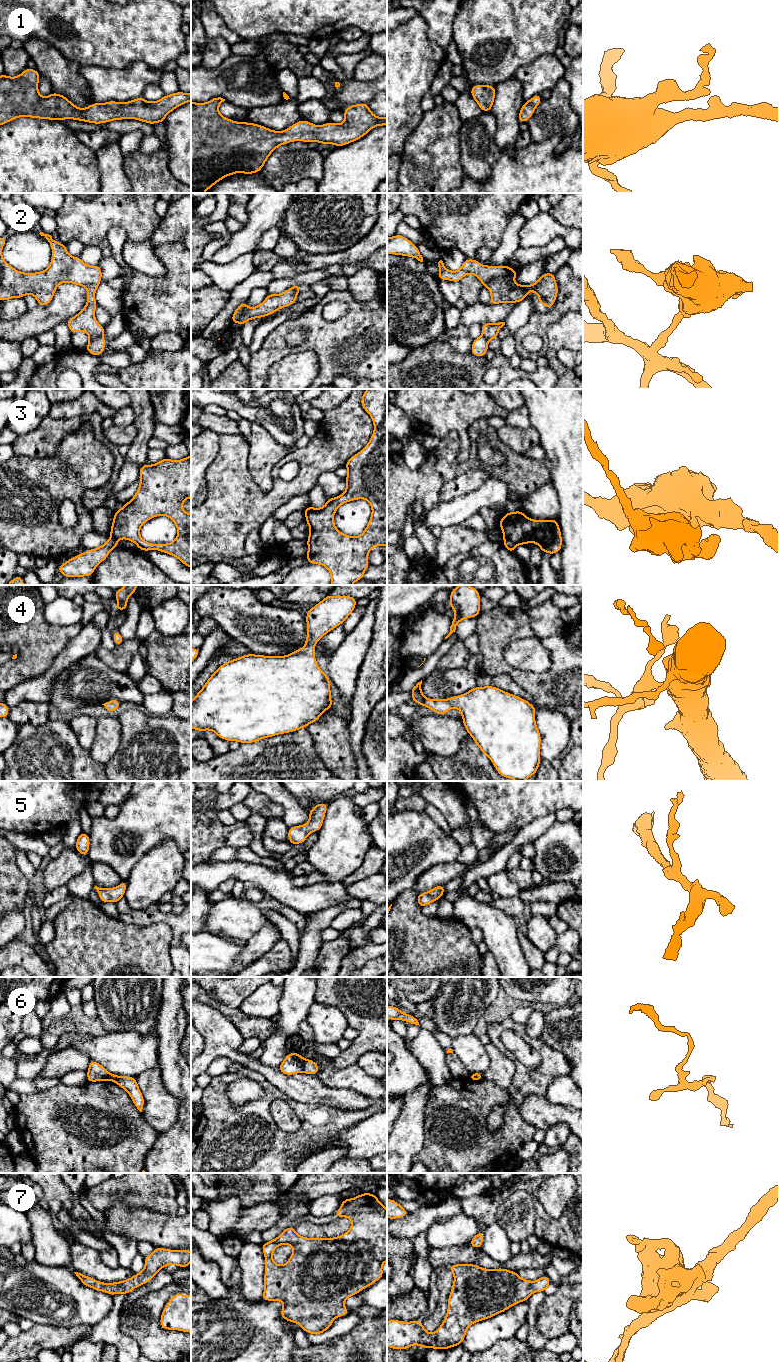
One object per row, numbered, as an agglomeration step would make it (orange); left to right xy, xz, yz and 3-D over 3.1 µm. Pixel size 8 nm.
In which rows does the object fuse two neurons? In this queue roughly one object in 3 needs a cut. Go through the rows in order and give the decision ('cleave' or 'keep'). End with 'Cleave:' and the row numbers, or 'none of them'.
1: keep
2: cleave
3: cleave
4: keep
5: keep
6: cleave
7: keep
Cleave: 2, 3, 6

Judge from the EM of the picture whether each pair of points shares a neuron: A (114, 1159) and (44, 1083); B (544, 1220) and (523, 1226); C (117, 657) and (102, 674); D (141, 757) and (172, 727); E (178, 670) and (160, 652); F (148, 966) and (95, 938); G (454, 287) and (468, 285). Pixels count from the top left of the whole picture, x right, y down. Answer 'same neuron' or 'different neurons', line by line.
A: different neurons
B: different neurons
C: different neurons
D: same neuron
E: same neuron
F: same neuron
G: different neurons

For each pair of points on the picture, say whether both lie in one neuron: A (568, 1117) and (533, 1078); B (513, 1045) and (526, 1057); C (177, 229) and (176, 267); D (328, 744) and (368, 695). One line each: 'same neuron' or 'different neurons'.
A: different neurons
B: same neuron
C: different neurons
D: different neurons

